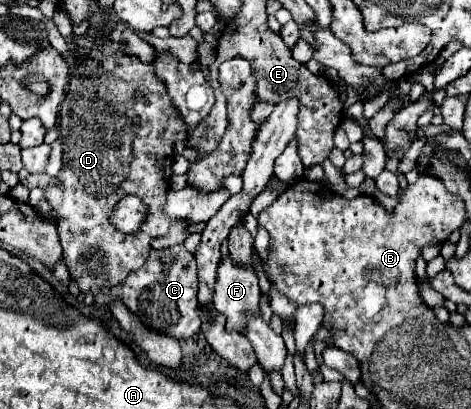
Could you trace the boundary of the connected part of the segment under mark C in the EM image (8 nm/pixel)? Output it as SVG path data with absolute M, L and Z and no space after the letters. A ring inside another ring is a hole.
M173 245L173 247L161 249L161 251L151 251L145 265L141 265L137 271L131 271L119 285L111 287L111 291L107 295L97 297L97 303L101 303L101 299L107 303L111 297L119 297L153 331L165 333L165 335L175 337L175 339L187 339L187 337L193 337L193 335L199 333L199 317L195 313L195 305L197 305L197 269L195 269L195 259L185 249L185 245Z

